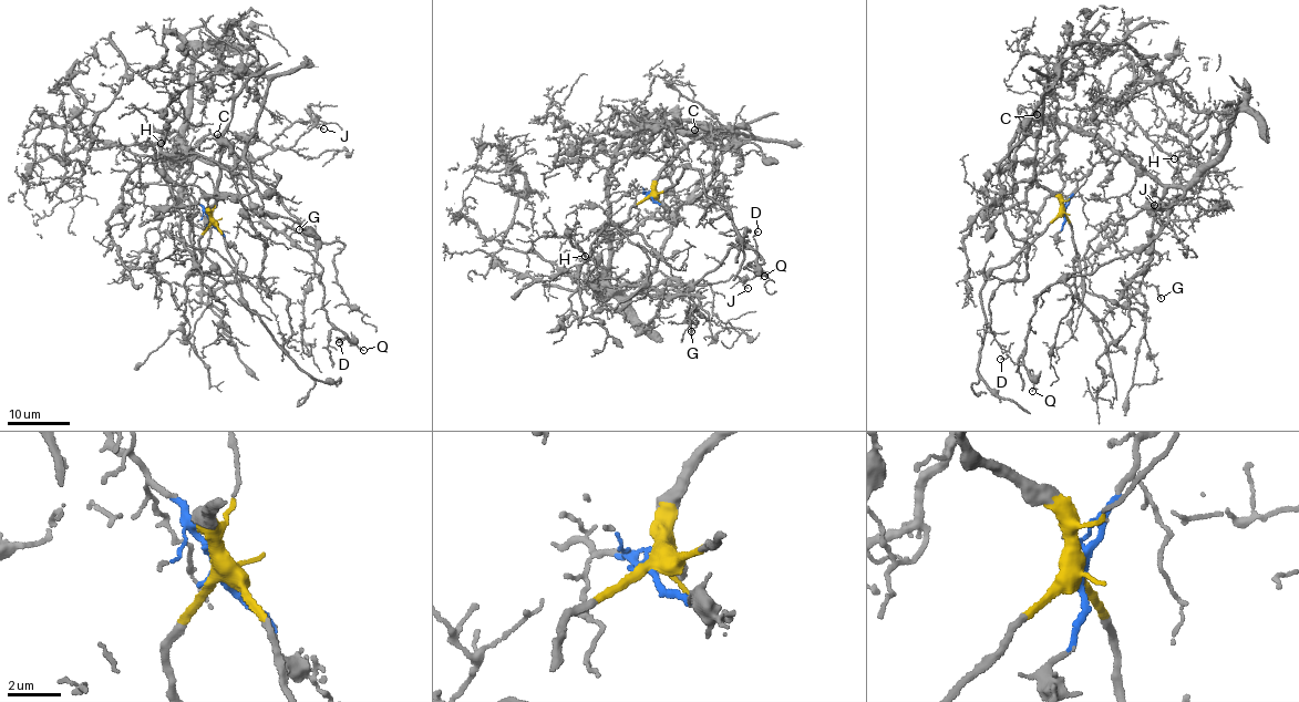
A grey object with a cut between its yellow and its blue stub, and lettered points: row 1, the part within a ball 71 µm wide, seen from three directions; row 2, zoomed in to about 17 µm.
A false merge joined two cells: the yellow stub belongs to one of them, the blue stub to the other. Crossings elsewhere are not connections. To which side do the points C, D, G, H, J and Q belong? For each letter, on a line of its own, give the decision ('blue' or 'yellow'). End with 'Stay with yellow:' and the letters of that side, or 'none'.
C: blue
D: blue
G: blue
H: blue
J: blue
Q: blue
Stay with yellow: none

